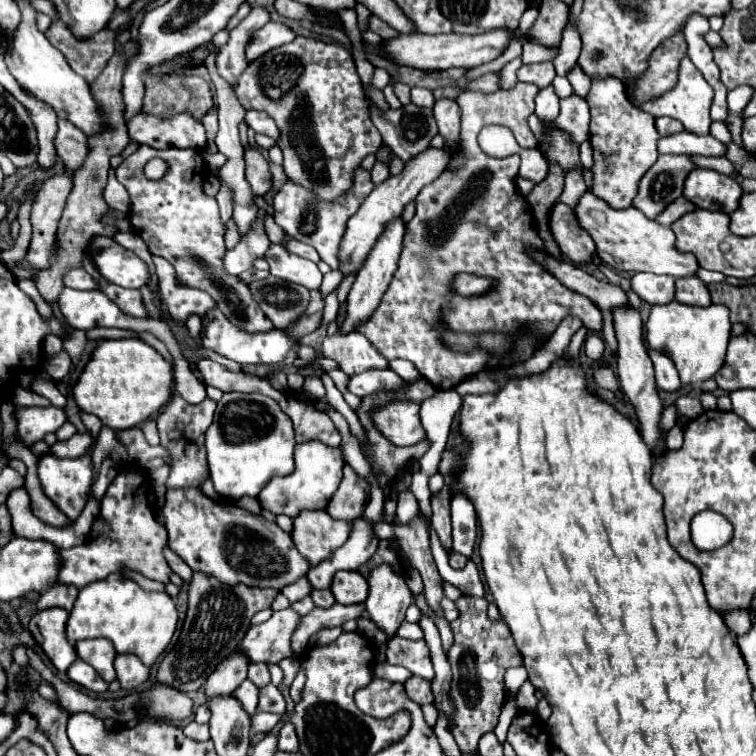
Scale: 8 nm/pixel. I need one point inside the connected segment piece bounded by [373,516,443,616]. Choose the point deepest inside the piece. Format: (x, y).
(414, 539)

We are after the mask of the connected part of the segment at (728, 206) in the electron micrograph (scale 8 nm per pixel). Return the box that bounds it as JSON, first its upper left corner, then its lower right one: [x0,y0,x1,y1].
[683,168,741,214]

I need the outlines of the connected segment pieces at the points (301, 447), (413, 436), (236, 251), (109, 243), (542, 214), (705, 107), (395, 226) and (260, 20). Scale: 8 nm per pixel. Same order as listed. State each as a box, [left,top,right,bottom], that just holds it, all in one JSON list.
[[257,442,343,518],[371,400,425,446],[223,210,269,276],[89,238,151,288],[527,162,565,258],[635,56,714,134],[341,218,405,334],[217,8,269,86]]

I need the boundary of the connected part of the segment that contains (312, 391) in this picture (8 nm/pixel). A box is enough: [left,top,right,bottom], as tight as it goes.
[302,375,326,399]

